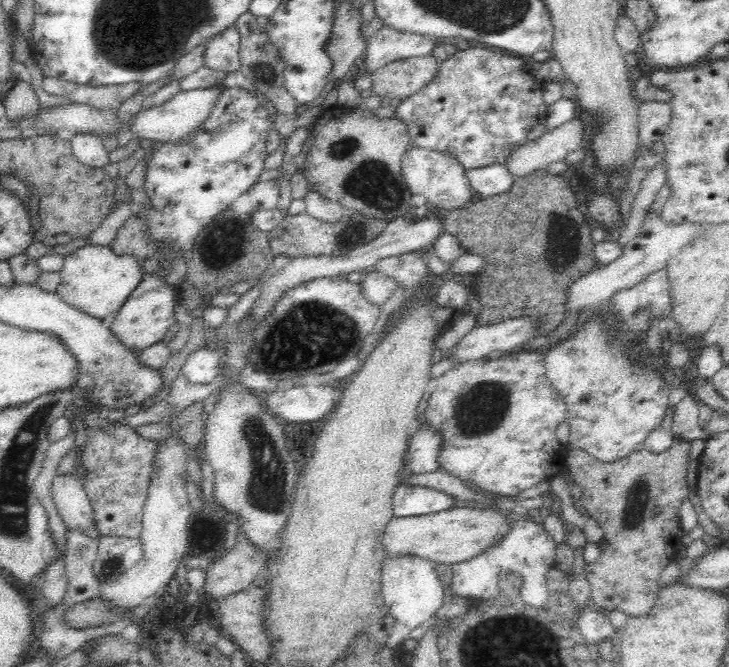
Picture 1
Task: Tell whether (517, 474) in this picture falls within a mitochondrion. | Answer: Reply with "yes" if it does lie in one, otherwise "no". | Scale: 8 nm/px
no

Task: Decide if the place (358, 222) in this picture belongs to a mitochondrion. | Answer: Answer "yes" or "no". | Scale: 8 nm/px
yes

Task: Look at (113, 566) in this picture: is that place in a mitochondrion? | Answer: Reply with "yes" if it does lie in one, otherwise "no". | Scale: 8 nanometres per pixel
yes

